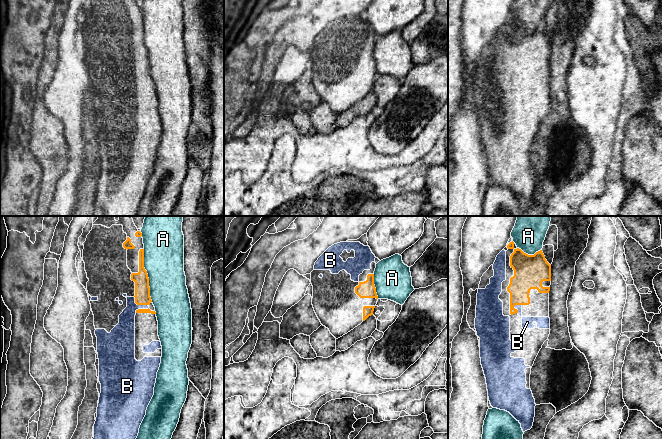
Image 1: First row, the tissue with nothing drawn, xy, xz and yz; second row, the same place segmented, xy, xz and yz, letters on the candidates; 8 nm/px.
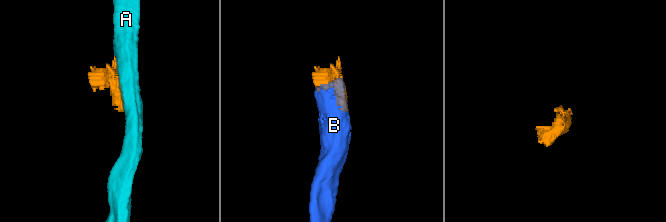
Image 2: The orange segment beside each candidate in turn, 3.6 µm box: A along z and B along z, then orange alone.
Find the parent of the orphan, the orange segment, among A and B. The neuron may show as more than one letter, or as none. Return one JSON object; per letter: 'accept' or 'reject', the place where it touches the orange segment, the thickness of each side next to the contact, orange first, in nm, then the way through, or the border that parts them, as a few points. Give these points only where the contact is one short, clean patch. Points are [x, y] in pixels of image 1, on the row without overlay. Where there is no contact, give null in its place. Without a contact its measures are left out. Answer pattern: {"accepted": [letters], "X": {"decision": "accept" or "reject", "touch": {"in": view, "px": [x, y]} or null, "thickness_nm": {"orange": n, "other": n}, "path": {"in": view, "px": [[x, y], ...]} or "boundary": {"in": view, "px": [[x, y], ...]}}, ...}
{"accepted": ["B"], "A": {"decision": "reject", "touch": {"in": "xy", "px": [147, 51]}, "thickness_nm": {"orange": 130, "other": 320}}, "B": {"decision": "accept", "touch": {"in": "xy", "px": [138, 80]}, "thickness_nm": {"orange": 130, "other": 170}}}

